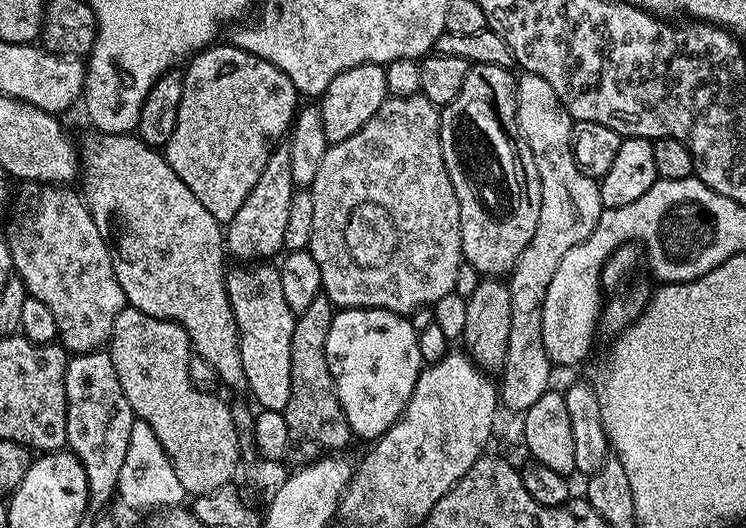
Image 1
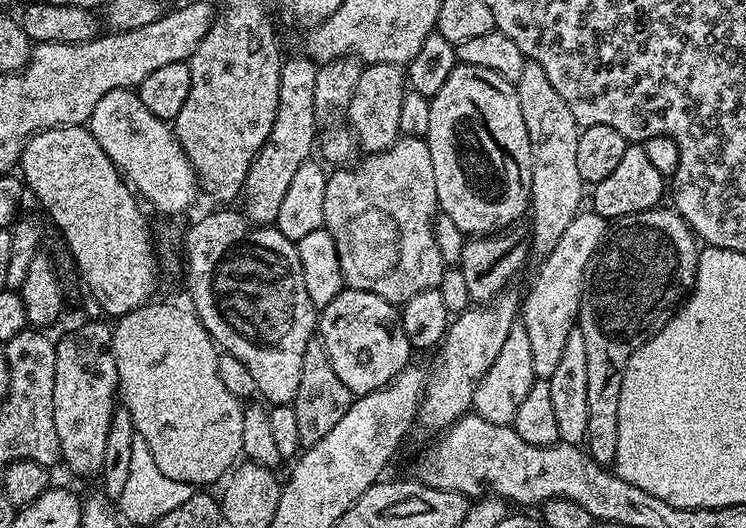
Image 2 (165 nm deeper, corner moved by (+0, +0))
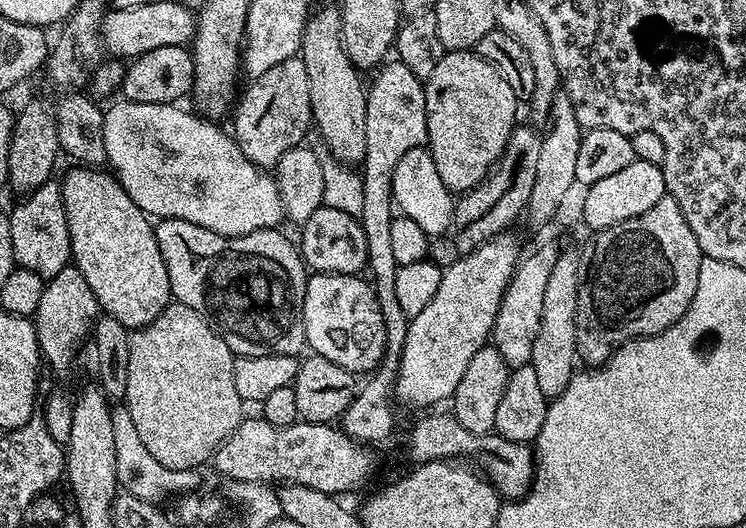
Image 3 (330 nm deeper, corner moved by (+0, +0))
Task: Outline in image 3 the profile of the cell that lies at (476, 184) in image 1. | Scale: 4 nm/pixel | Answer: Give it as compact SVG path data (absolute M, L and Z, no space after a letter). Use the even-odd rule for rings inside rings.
M445 51L434 66L430 78L423 81L426 94L426 145L438 166L438 178L453 194L469 192L488 177L496 161L504 154L513 128L517 127L518 93L510 90L510 82L475 51Z

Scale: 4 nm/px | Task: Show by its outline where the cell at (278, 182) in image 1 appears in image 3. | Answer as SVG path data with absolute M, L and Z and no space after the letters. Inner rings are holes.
M294 55L286 58L286 62L278 62L278 66L270 66L266 74L255 77L249 84L252 85L245 92L243 89L235 101L231 131L236 145L250 163L272 170L286 150L299 148L305 143L304 135L308 128L310 132L313 127L306 66L300 61L299 55Z

